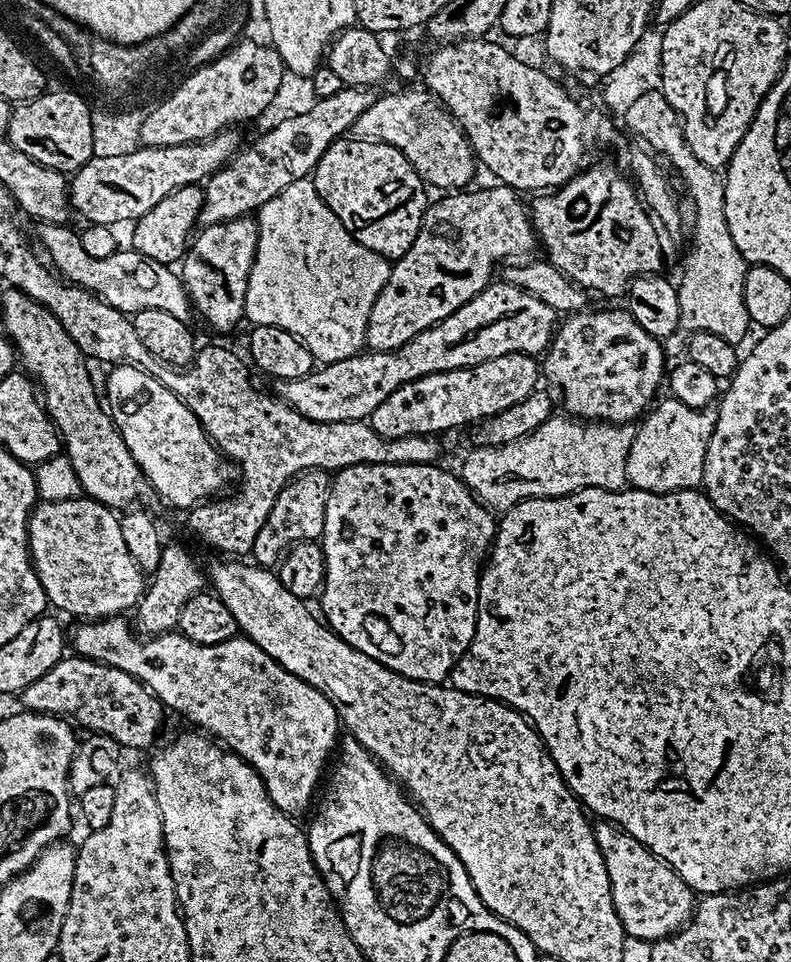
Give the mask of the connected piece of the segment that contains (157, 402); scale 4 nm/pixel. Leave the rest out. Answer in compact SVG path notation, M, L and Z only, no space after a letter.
M118 364L109 372L112 373L104 388L102 384L106 411L137 466L144 471L151 491L183 510L191 510L215 497L224 484L224 472L220 469L222 456L196 415L173 392L166 390L162 382L133 364Z

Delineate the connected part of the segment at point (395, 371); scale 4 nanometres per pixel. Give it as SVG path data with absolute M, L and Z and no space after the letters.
M493 282L470 302L454 310L454 314L432 328L422 330L422 334L393 352L368 350L333 364L325 364L297 380L275 381L274 392L285 404L298 410L298 414L319 424L368 420L372 412L378 410L390 394L394 394L394 390L423 376L473 368L487 360L515 352L543 353L551 345L557 327L558 313L546 302L514 285Z

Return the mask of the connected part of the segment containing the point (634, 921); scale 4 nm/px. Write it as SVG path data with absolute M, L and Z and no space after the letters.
M611 822L595 825L596 841L606 862L612 901L625 933L655 942L679 932L694 915L694 893L688 883L646 846Z

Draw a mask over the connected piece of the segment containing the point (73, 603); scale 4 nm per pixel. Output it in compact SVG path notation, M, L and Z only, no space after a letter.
M77 498L37 503L28 517L28 550L36 577L48 595L49 605L72 616L84 616L80 618L85 621L127 613L127 608L131 609L146 591L145 573L141 572L134 558L130 558L130 550L126 550L126 542L122 539L120 516L97 500Z

